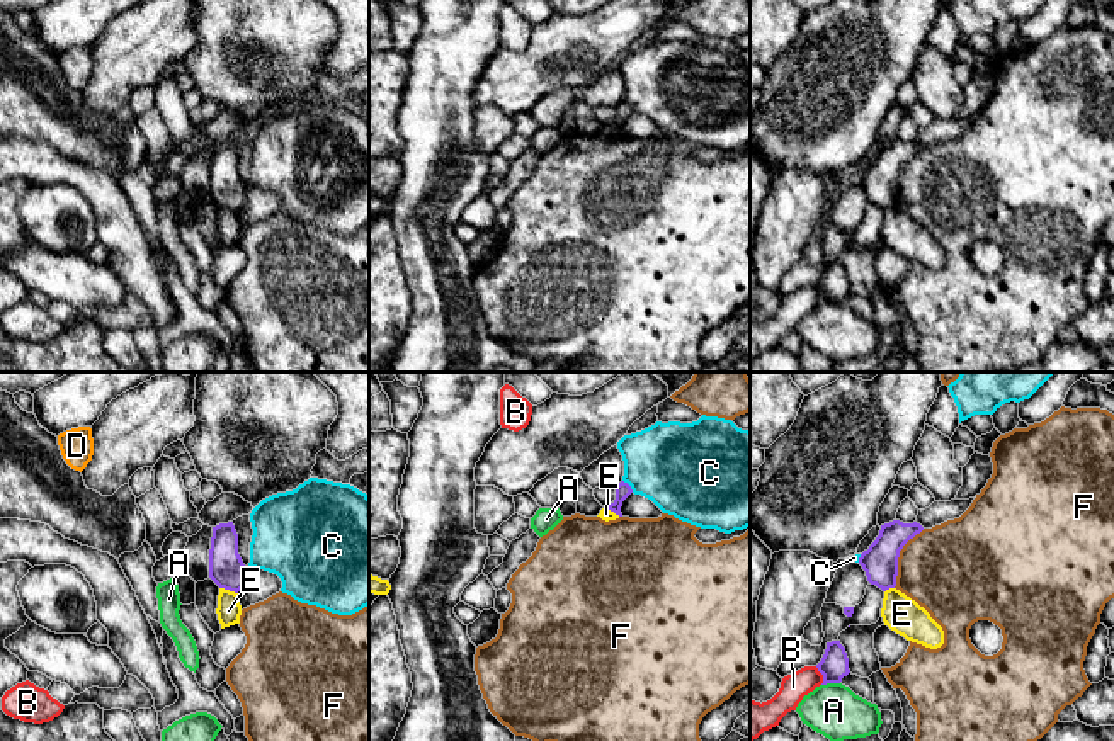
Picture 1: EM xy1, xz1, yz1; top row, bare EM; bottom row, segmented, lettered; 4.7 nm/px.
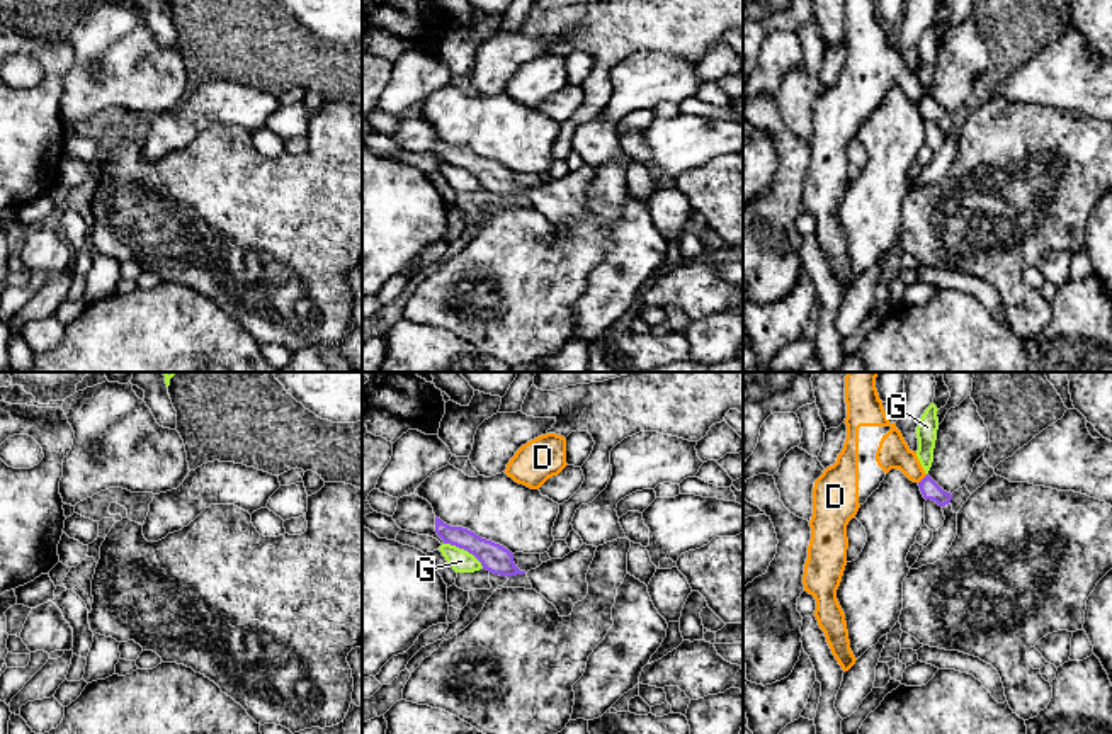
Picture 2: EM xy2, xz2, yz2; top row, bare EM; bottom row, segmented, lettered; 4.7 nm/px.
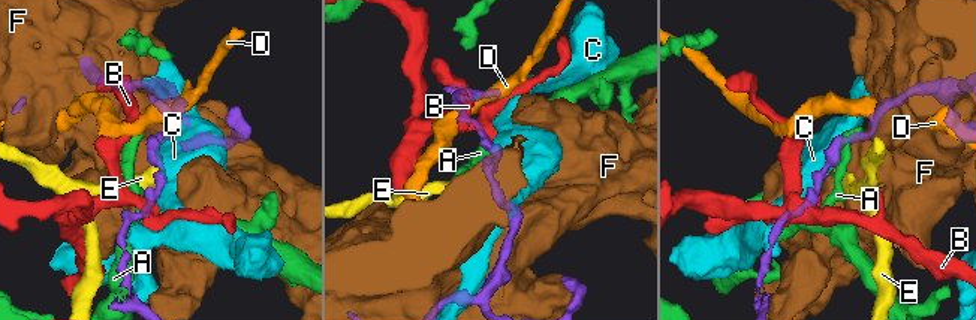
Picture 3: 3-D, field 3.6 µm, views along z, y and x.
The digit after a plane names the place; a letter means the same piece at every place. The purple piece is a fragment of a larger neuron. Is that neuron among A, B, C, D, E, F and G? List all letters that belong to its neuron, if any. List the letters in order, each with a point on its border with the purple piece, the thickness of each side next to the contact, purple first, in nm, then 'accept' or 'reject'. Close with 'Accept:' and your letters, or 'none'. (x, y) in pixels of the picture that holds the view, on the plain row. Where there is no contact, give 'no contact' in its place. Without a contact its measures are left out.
A: yz1 (830, 301) | 140/260 nm | reject
B: yz1 (822, 293) | 140/130 nm | reject
C: xz1 (630, 106) | 80/400 nm | reject
D: yz2 (922, 99) | 90/160 nm | reject
E: xy1 (228, 208) | 170/120 nm | reject
F: yz1 (898, 175) | 170/440 nm | reject
G: xz2 (465, 169) | 140/110 nm | reject
Accept: none

